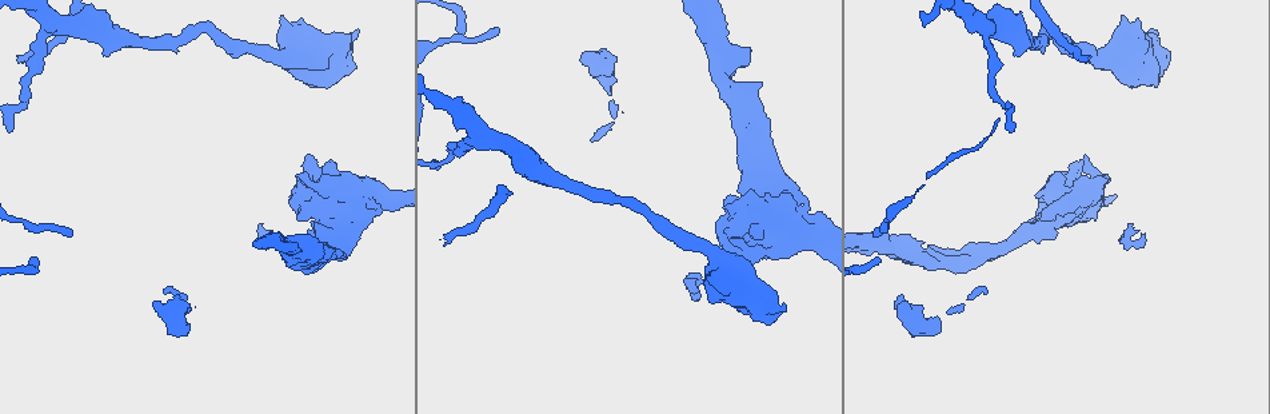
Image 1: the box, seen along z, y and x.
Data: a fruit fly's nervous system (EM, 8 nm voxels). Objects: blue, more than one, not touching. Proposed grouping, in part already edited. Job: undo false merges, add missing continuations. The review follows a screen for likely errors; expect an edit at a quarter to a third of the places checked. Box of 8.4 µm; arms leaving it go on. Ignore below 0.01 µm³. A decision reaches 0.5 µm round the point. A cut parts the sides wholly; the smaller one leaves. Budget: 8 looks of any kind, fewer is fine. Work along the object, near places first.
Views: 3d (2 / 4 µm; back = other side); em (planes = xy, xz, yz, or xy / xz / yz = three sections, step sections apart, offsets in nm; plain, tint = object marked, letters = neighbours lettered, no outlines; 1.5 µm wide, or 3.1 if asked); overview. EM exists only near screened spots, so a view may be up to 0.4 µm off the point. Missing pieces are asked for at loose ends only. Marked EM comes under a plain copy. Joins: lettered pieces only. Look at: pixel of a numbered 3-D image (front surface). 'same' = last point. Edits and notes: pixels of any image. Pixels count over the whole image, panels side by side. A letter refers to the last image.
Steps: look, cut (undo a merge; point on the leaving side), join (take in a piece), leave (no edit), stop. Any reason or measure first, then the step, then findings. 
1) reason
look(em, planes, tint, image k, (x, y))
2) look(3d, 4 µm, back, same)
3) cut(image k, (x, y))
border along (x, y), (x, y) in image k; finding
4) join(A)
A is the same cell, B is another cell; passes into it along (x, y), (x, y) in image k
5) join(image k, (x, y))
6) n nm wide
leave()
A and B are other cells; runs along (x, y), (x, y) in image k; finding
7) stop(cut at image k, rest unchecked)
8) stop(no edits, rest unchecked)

branch stops here
look(em, xy, step 8, letters, image 1, (939, 329))

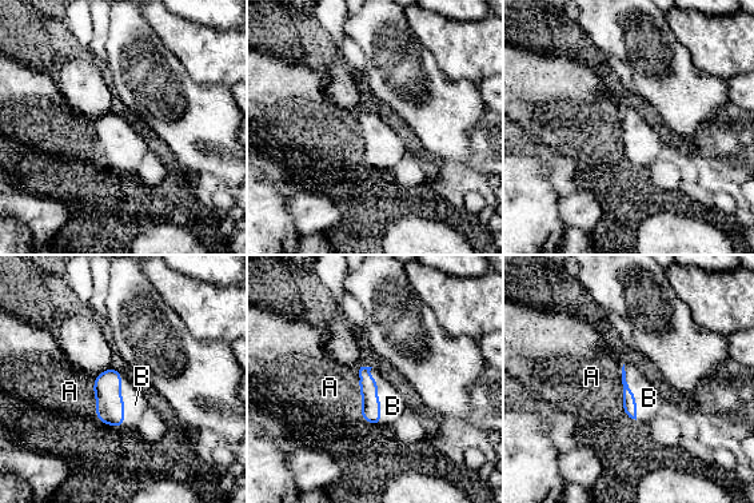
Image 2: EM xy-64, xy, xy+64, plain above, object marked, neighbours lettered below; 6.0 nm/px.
join(B)
B is the same cell, A is another cell; it goes on there

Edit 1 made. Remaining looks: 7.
free end
look(em, planes, letters, image 1, (1085, 59))

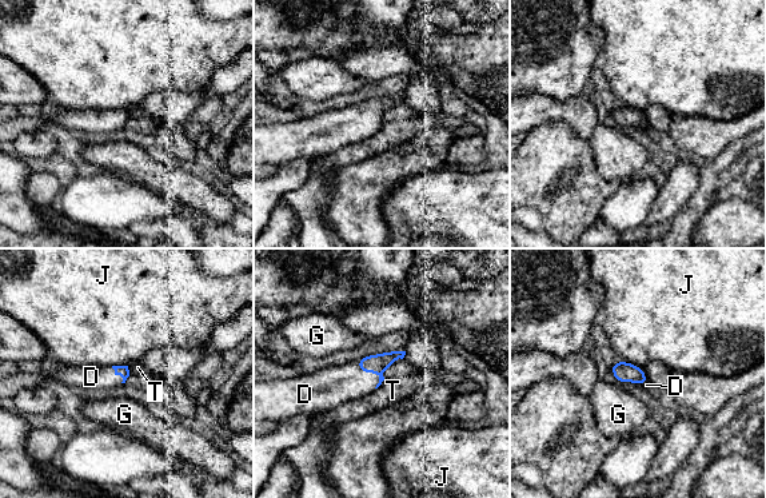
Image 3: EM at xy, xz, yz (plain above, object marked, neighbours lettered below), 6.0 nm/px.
D touches over 200 nm
join(D)
D is the same cell, G, J and T are other cells; the neuron continues

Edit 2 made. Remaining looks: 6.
stop(join at image 2, join at image 3, rest unchecked)

